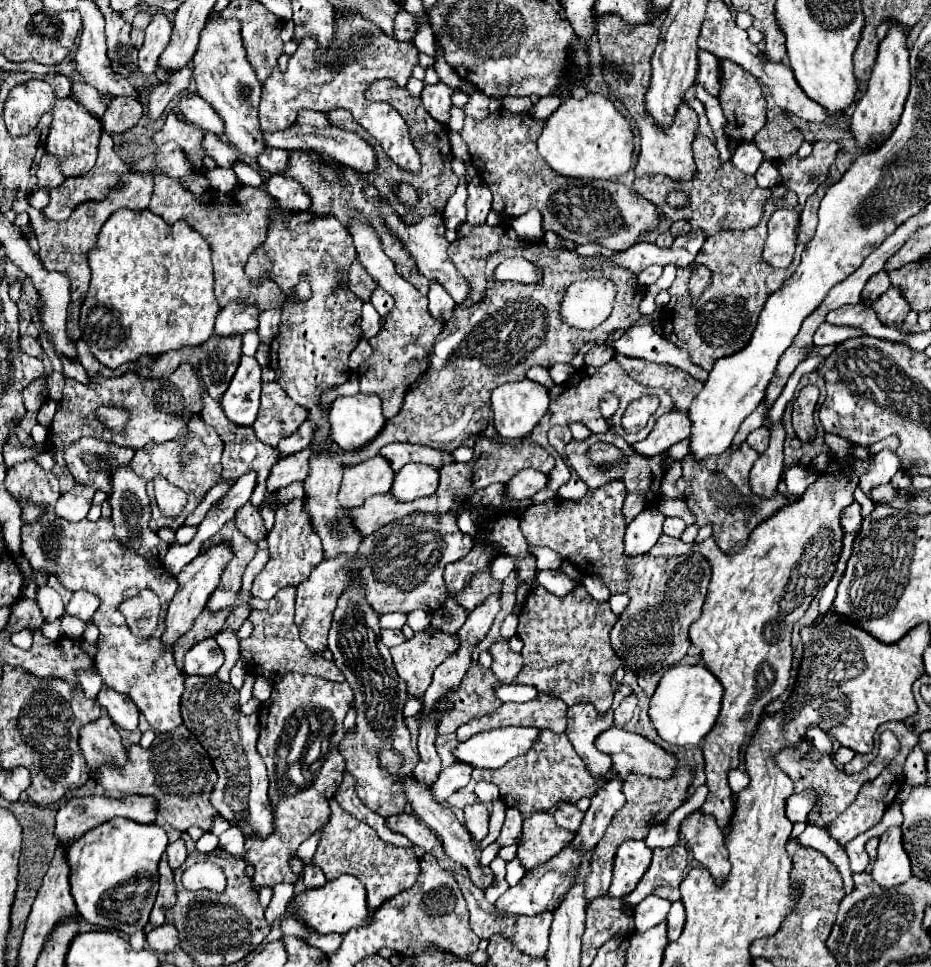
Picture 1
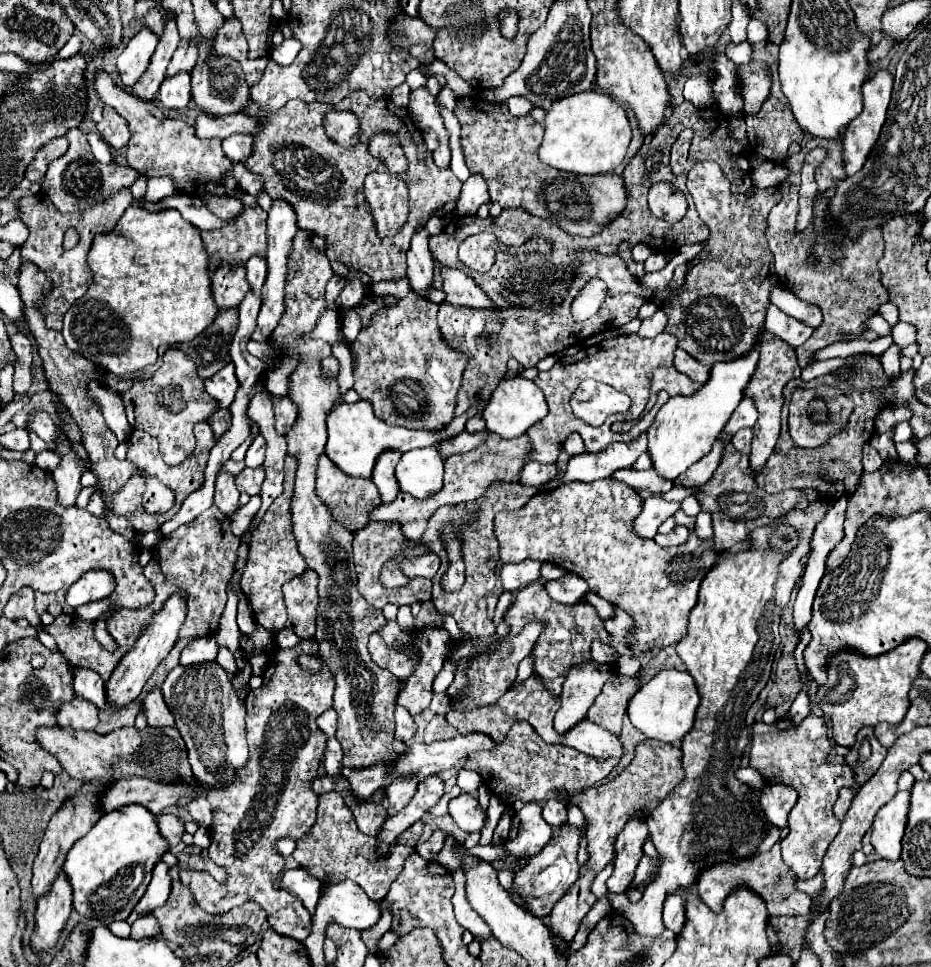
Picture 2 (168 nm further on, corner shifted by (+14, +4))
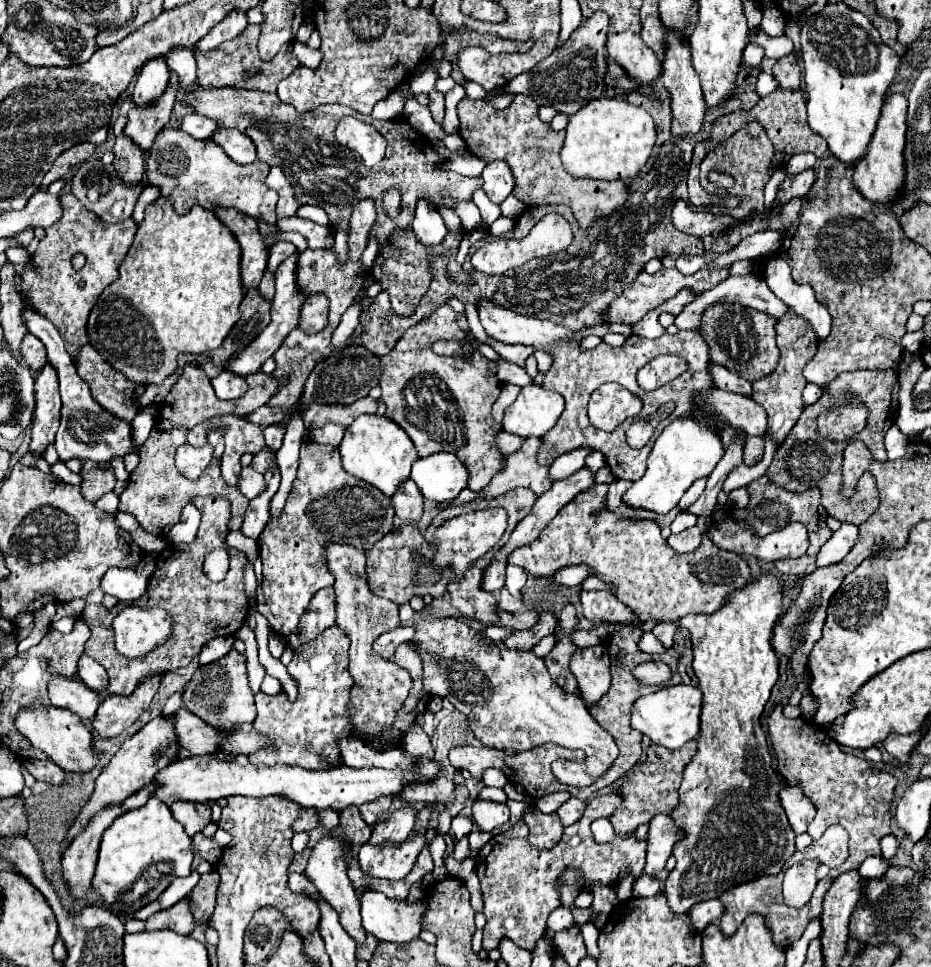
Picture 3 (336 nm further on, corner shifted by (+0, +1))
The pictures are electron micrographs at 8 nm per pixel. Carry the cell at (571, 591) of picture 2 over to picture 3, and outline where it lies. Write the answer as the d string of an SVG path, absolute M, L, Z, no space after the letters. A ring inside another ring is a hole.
M580 591L580 605L584 617L590 621L604 623L638 623L640 619L632 615L632 611L616 599L616 595L608 591Z

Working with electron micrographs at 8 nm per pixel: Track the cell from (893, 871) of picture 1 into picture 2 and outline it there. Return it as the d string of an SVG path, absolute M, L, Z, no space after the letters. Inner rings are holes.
M910 790L896 792L896 796L884 804L872 826L872 846L886 860L900 858L900 842L908 824L908 806L910 806Z

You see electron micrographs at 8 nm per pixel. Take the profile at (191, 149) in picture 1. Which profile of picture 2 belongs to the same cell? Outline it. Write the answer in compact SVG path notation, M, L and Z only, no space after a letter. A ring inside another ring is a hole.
M106 72L96 74L96 92L100 100L112 106L120 116L128 120L132 138L128 142L128 166L142 172L146 178L152 176L170 176L176 184L178 194L204 198L206 194L214 196L236 197L239 183L232 176L232 162L224 156L220 148L220 138L200 140L192 126L184 120L170 120L162 114L156 104L140 104L136 96L128 90L112 84L112 78Z

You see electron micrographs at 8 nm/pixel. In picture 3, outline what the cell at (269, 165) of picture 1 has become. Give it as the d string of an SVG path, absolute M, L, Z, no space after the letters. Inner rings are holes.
M218 129L212 135L212 141L216 141L230 159L234 159L236 163L248 165L256 159L256 147L252 143L250 137L242 135L238 129Z

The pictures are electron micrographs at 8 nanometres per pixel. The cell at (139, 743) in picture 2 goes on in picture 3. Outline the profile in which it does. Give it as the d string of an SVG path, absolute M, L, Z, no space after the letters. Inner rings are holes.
M32 705L26 709L20 709L16 715L16 727L18 731L28 737L28 741L42 749L58 767L62 767L64 771L72 771L72 773L88 773L92 771L102 753L96 751L94 747L94 735L90 733L90 729L78 719L78 715L58 709L58 707L44 707L44 705Z

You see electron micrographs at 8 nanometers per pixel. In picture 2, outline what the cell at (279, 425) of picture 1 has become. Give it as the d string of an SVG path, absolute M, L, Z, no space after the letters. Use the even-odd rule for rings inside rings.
M272 398L272 400L274 400L274 412L276 412L276 430L280 434L286 434L298 418L298 406L288 398L282 398L282 400Z

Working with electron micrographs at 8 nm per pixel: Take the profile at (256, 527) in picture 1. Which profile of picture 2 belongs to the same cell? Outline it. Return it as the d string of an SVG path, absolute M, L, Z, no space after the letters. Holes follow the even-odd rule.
M220 470L216 476L216 492L214 492L214 504L226 514L232 516L234 510L238 508L238 488L234 484L234 476Z

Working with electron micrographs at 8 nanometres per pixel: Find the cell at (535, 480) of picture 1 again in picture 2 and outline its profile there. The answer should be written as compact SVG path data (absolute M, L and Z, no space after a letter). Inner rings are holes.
M528 462L524 466L524 470L522 470L520 482L526 484L526 486L544 486L556 474L558 474L556 464L536 464L536 462Z

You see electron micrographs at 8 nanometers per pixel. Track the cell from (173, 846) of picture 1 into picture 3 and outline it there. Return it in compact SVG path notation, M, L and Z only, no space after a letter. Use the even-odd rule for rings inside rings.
M178 801L170 805L170 811L178 823L182 823L188 837L194 837L200 833L210 821L210 809L202 803L190 803L190 801Z

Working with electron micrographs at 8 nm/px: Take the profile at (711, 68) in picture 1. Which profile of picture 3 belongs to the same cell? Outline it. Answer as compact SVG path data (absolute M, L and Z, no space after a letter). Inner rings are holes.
M760 73L758 75L758 79L756 79L756 95L760 99L766 97L766 95L770 95L776 87L778 87L778 83L776 83L776 79L772 75L768 75L768 73Z

